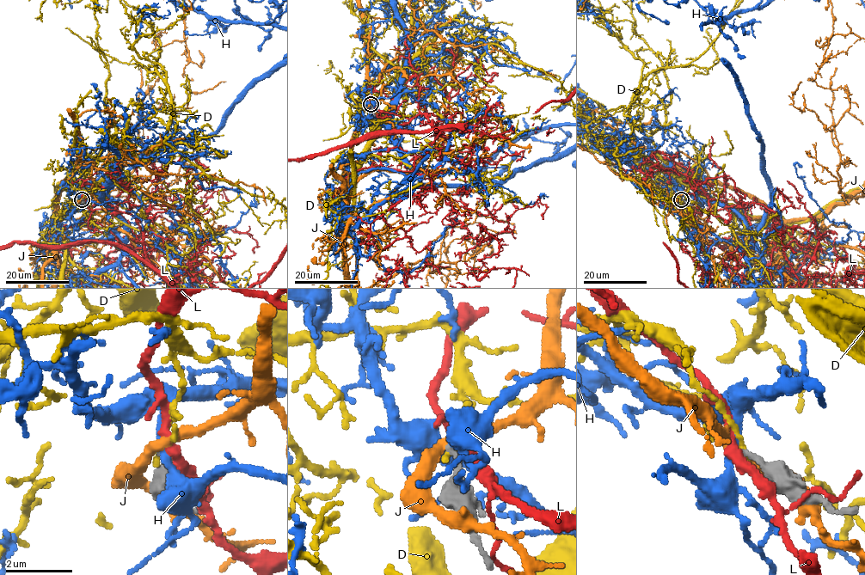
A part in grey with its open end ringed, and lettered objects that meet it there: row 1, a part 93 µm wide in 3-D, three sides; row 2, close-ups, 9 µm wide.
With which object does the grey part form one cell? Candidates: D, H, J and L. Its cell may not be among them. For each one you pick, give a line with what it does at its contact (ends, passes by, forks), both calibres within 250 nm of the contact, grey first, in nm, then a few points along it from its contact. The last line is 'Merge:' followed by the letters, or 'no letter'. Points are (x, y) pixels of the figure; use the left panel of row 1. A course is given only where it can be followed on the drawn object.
Merge: no letter

